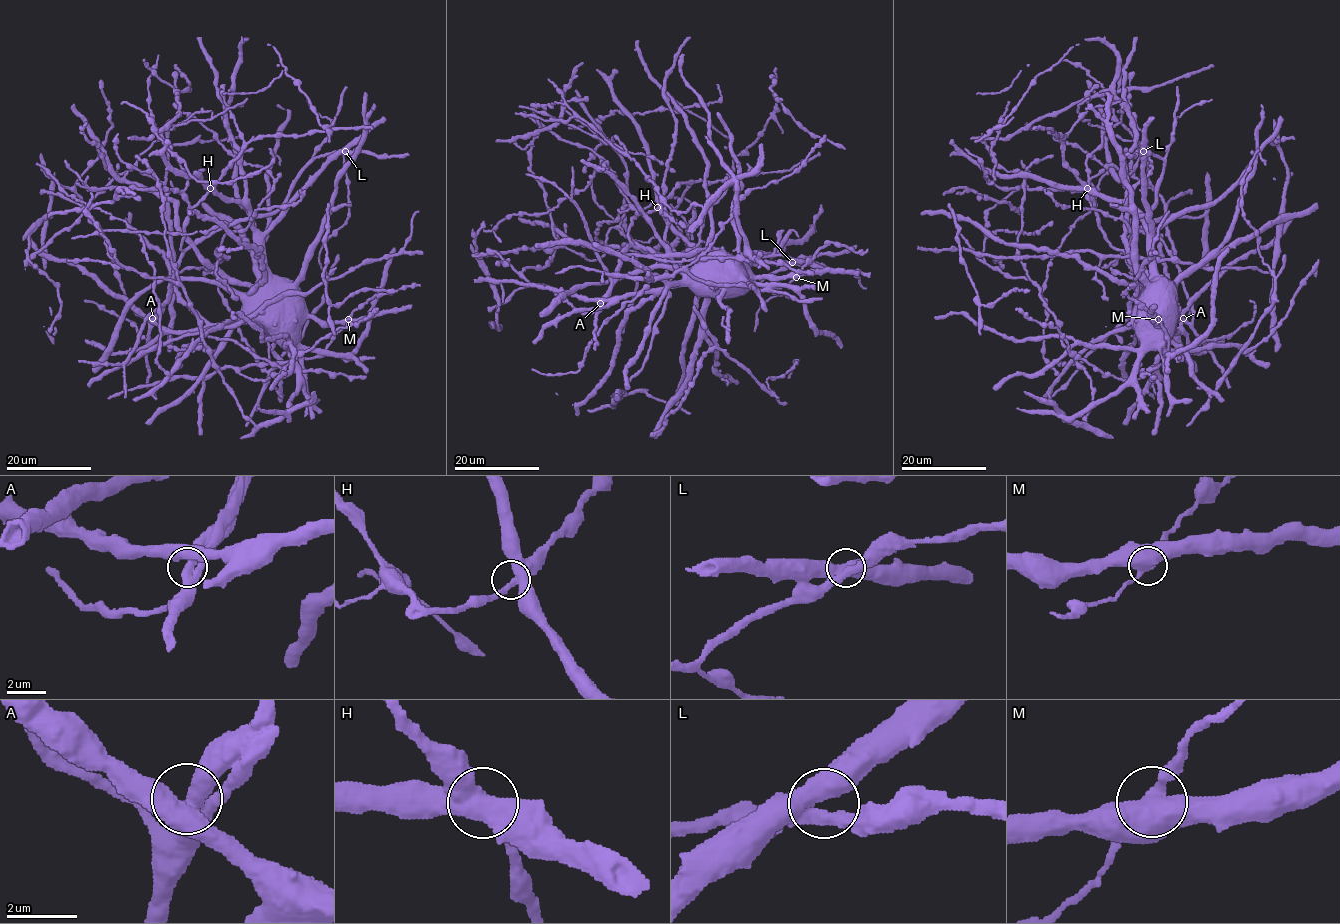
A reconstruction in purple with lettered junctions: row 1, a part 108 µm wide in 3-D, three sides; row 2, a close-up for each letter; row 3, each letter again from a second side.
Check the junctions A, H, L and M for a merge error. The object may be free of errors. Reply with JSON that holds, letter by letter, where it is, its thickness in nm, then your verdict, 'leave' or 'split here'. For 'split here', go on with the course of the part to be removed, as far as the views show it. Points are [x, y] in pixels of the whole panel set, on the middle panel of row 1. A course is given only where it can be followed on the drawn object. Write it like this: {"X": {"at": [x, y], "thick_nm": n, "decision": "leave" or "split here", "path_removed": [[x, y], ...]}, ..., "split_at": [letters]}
{"A": {"at": [600, 303], "thick_nm": 480, "decision": "leave"}, "H": {"at": [657, 207], "thick_nm": 480, "decision": "leave"}, "L": {"at": [792, 262], "thick_nm": 480, "decision": "leave"}, "M": {"at": [796, 277], "thick_nm": 500, "decision": "leave"}, "split_at": []}

